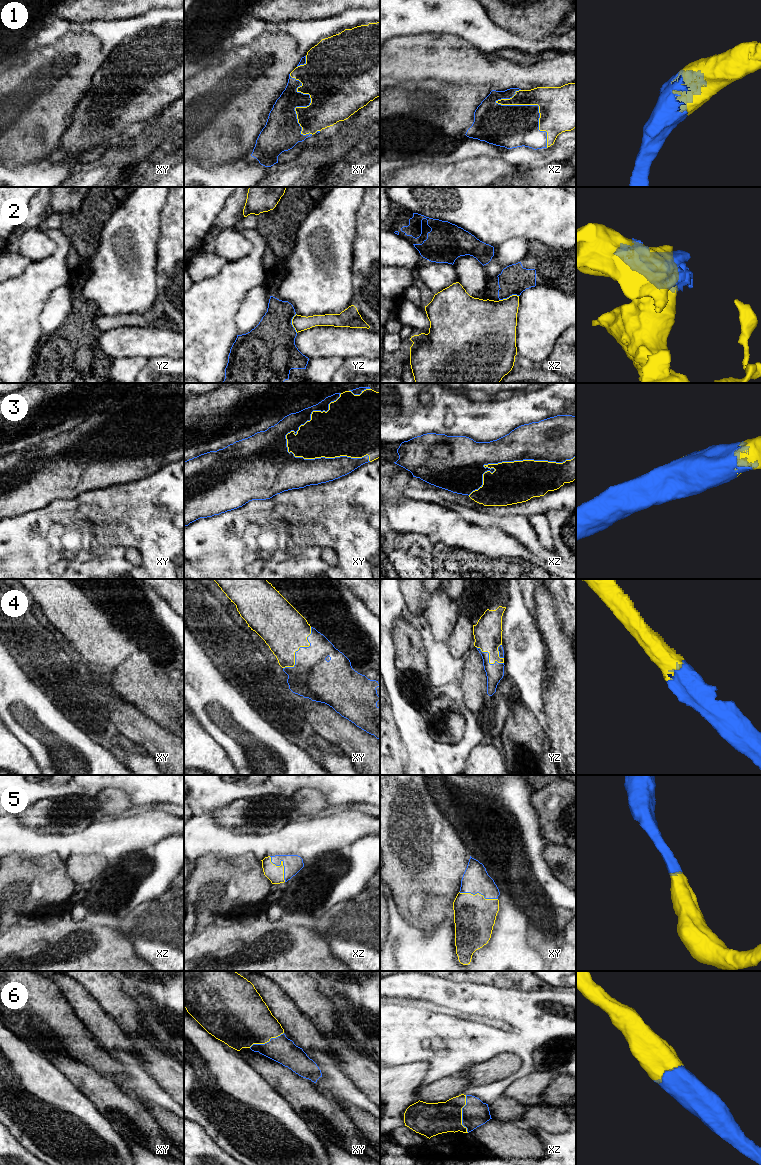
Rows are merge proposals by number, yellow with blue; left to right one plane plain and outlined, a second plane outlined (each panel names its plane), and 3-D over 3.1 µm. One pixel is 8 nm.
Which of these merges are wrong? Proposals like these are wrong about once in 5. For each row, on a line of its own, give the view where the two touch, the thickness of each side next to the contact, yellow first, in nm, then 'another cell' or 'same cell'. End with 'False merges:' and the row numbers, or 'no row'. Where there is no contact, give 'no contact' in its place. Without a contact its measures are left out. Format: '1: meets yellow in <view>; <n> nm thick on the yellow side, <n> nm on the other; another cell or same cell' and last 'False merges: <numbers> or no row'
1: meets yellow in xz; 360 nm thick on the yellow side, 340 nm on the other; same cell
2: meets yellow in xz; 360 nm thick on the yellow side, 240 nm on the other; another cell
3: meets yellow in xy; 400 nm thick on the yellow side, 260 nm on the other; same cell
4: meets yellow in xy; 360 nm thick on the yellow side, 340 nm on the other; same cell
5: meets yellow in xz; 140 nm thick on the yellow side, 150 nm on the other; same cell
6: meets yellow in xz; 260 nm thick on the yellow side, 220 nm on the other; same cell
False merges: 2

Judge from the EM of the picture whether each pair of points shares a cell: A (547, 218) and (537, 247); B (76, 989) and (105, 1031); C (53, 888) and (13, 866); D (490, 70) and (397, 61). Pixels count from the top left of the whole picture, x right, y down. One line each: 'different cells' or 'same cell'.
A: different cells
B: same cell
C: same cell
D: same cell

